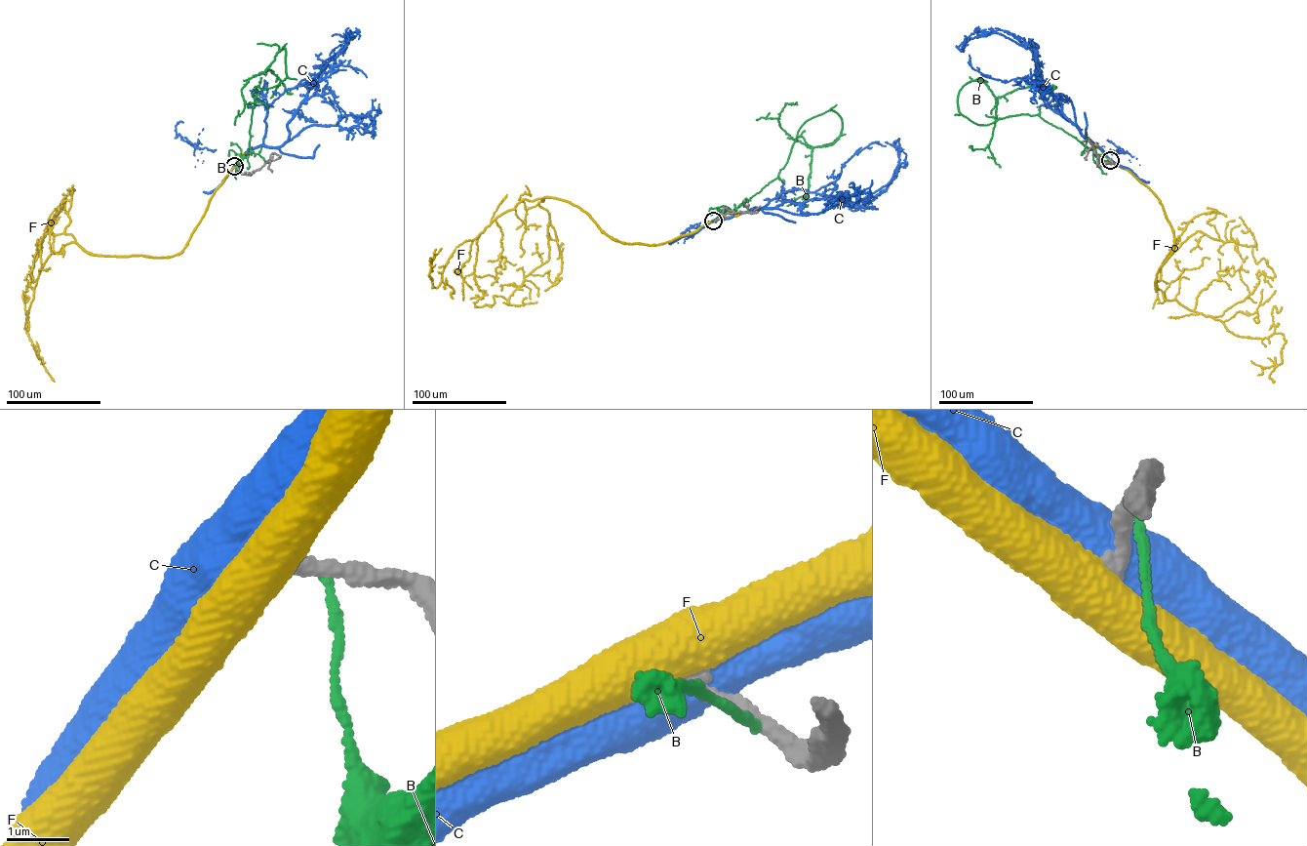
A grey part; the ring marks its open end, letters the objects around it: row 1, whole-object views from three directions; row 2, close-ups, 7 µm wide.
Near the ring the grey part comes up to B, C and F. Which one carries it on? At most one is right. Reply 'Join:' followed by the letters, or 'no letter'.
Join: no letter

